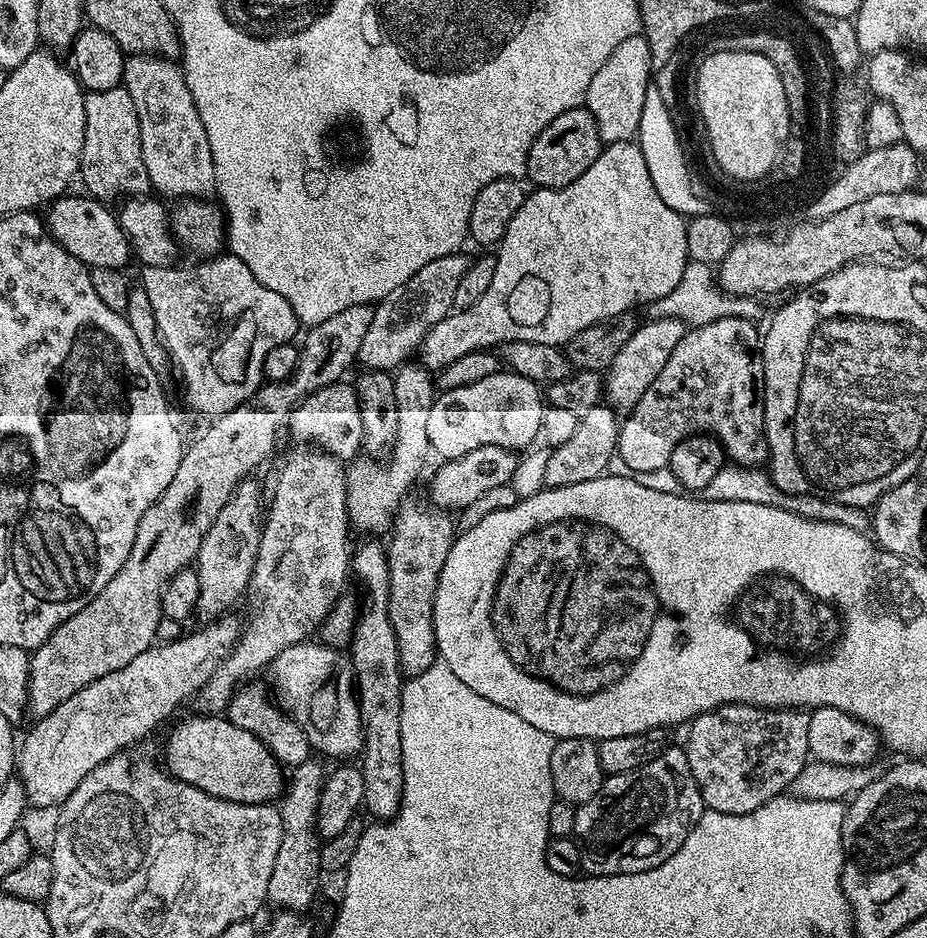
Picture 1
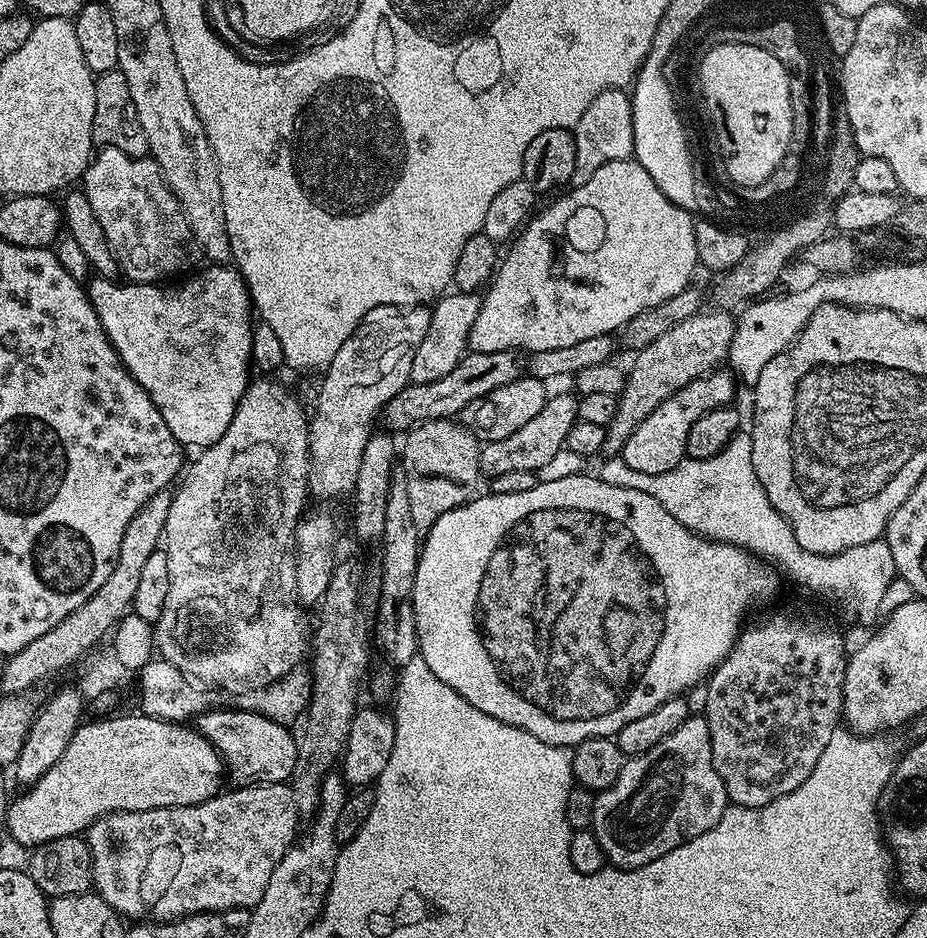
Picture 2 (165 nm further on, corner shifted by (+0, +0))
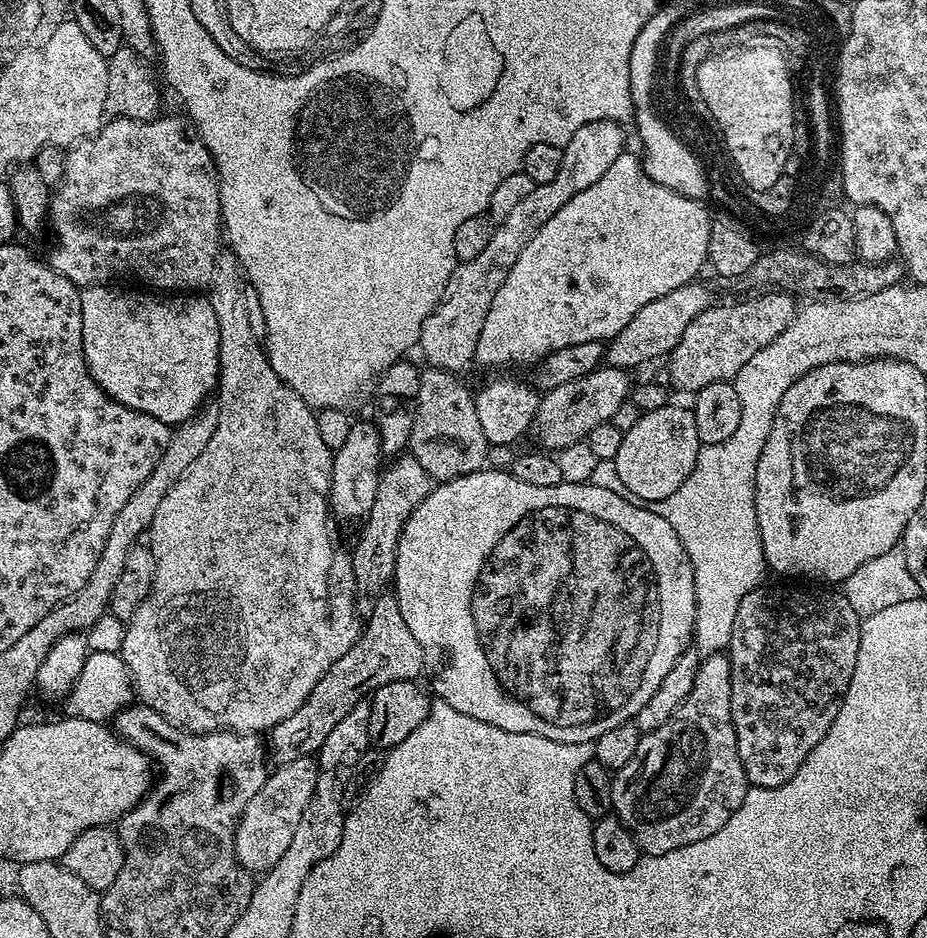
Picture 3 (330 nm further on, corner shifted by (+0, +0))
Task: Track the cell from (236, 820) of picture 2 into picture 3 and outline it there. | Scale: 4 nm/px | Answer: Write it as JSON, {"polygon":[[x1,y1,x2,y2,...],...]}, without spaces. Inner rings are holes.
{"polygon":[[312,756,281,764,269,775,262,790,250,798,236,825,236,835,232,837,232,848,241,868,253,874,263,874,276,865,282,854,286,854,286,846,290,846,290,838,294,838,302,810,306,810,306,802,310,802,315,781,316,762]]}

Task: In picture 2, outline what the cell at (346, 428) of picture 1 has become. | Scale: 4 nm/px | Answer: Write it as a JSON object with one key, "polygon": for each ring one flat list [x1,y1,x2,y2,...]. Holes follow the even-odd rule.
{"polygon":[[469,351,450,370,450,374,425,384,410,382,390,402,386,402,382,409,383,427,392,434,404,434,416,427,425,424,427,420,447,420,459,417,460,412,470,402,488,396,498,386,512,384,521,379,522,360,519,360,515,351,511,352,473,352]]}

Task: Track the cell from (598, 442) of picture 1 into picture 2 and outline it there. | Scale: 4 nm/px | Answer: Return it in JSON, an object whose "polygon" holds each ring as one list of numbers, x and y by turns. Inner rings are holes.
{"polygon":[[701,310,696,315,686,318,686,322,678,322,672,330,666,330,662,338,650,342,640,352,635,353,632,369,627,369,624,377,624,388,616,401,614,418,604,429,603,455,619,457,624,451,624,443,630,434,644,419,666,398,670,398,678,390,682,390,690,382,700,376,719,369,727,361,728,351,736,333,736,320,724,310]]}

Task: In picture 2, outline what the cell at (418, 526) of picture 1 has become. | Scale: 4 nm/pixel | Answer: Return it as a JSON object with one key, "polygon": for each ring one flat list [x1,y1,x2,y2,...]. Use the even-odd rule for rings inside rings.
{"polygon":[[452,418,427,420,425,424,416,425,403,437,402,471,406,474,406,494,410,494,414,526,418,526,422,534,427,533,428,529,434,526,434,522,442,518,442,514,481,495,481,447,481,441,463,424]]}

